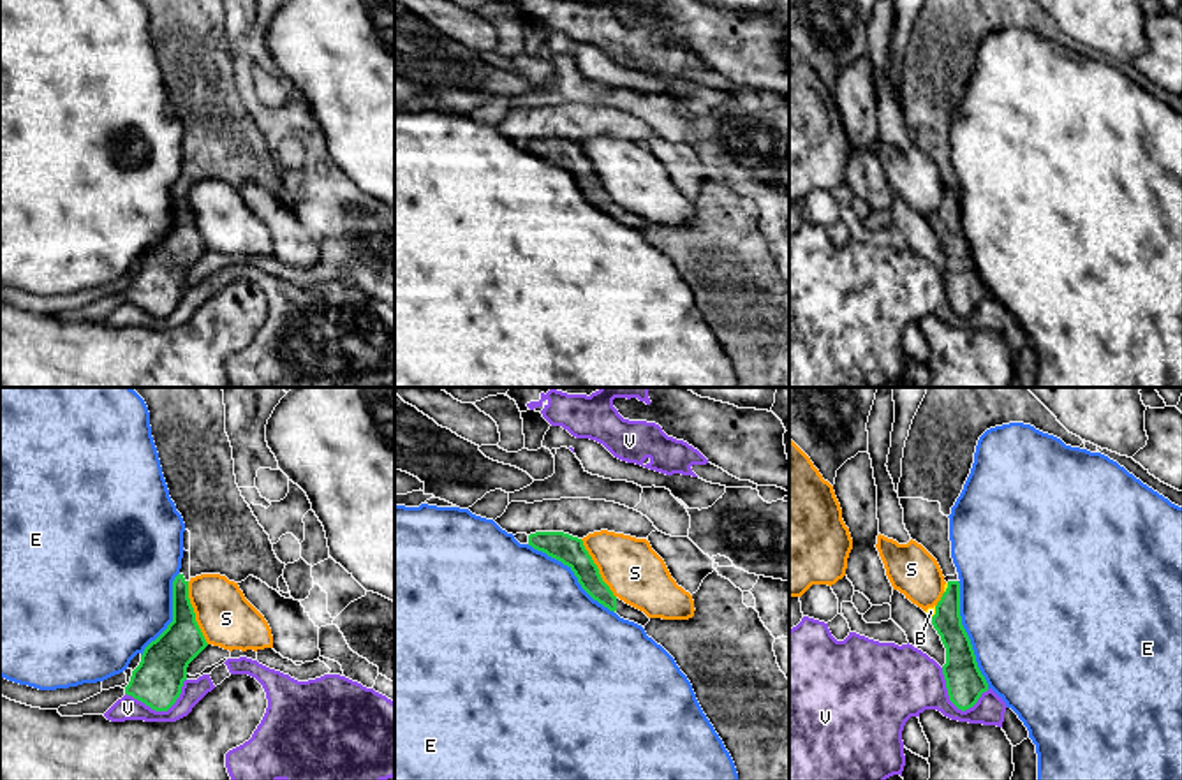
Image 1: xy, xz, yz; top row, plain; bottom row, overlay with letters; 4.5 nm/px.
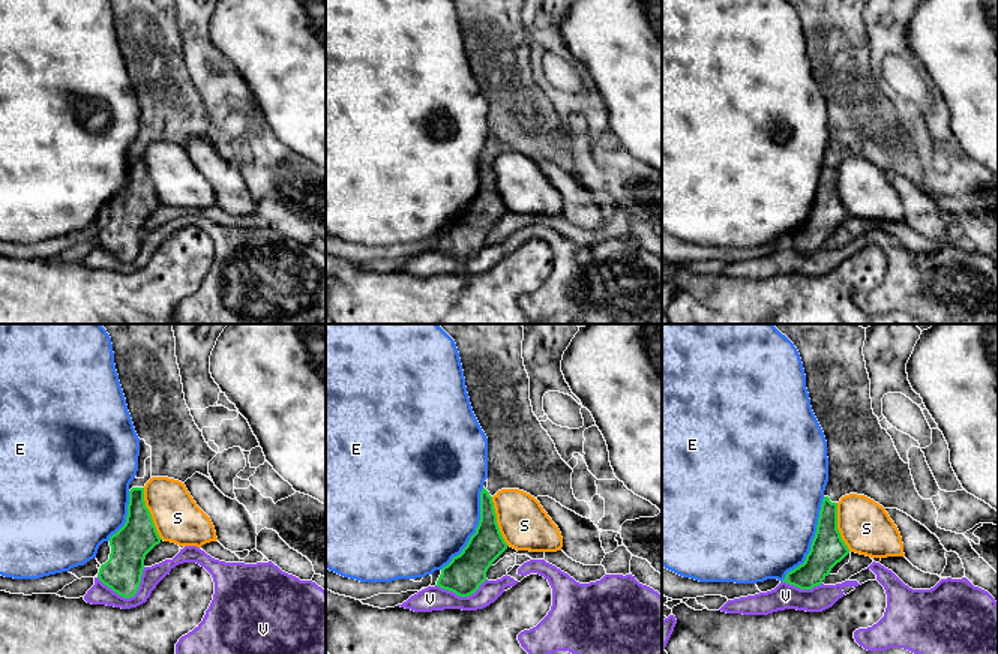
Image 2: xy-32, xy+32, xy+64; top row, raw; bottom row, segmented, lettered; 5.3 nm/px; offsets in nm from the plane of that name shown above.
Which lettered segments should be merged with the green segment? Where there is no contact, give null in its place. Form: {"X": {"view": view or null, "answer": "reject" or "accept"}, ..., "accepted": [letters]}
{"B": {"view": "yz", "answer": "accept"}, "E": {"view": "yz", "answer": "reject"}, "S": {"view": "xy", "answer": "reject"}, "V": {"view": "yz", "answer": "reject"}, "accepted": ["B"]}

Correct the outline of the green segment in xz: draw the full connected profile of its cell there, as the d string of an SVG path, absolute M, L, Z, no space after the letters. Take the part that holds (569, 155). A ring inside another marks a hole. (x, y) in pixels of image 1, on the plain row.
M536 137L528 141L528 151L567 171L581 194L599 210L620 224L645 232L650 224L613 201L602 187L597 171L583 151L583 146L564 137Z

